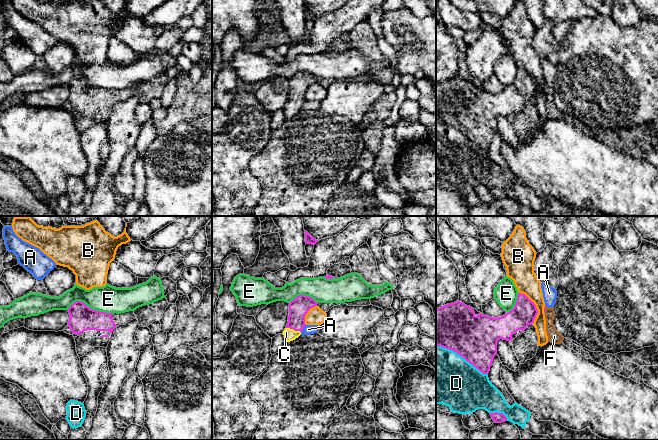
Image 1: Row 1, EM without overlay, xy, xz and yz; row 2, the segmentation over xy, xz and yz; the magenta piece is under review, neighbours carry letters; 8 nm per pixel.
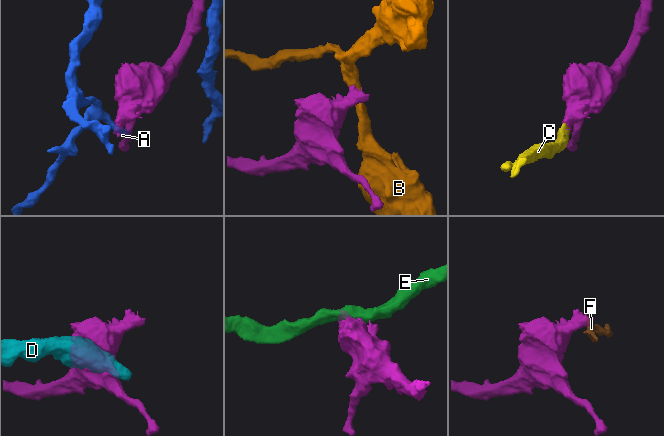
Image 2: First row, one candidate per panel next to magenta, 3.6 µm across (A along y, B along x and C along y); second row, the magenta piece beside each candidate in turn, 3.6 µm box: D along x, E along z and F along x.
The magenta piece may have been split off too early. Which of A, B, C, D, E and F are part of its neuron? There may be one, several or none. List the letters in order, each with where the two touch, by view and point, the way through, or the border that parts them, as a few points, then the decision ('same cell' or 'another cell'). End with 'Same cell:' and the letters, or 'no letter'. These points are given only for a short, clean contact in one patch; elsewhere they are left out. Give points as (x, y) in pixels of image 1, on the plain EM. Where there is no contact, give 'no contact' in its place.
A: xz (303, 104) | along xz (306, 101), (301, 108) | another cell
B: yz (535, 82) | along yz (519, 68), (523, 69), (535, 81), (537, 91), (533, 99) | another cell
C: xz (293, 105) | across xz (298, 84), (296, 100), (293, 105), (289, 110) | same cell
D: yz (462, 132) | another cell
E: xy (88, 83) | along xy (67, 85), (74, 78), (83, 77), (90, 84), (111, 89) | another cell
F: yz (545, 84) | along yz (545, 82), (544, 88) | another cell
Same cell: C

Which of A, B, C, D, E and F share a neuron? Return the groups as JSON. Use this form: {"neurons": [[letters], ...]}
{"neurons": [["A", "F"], ["B"], ["C"], ["D"], ["E"]]}

